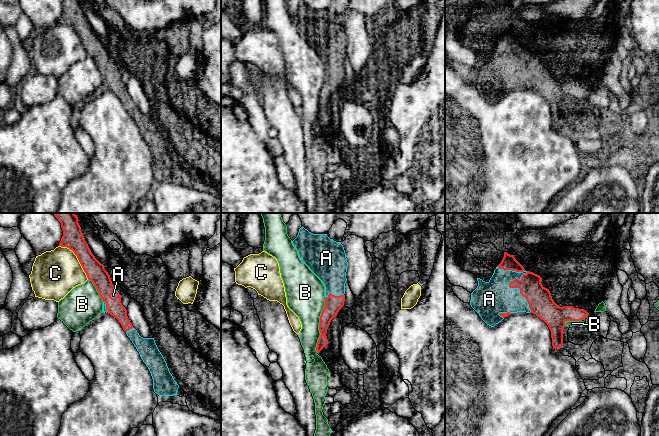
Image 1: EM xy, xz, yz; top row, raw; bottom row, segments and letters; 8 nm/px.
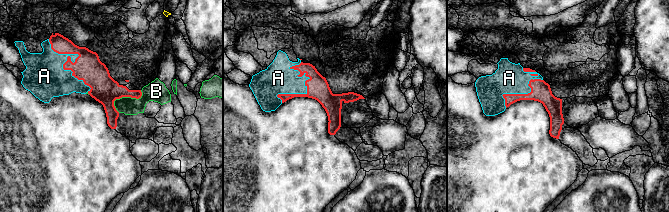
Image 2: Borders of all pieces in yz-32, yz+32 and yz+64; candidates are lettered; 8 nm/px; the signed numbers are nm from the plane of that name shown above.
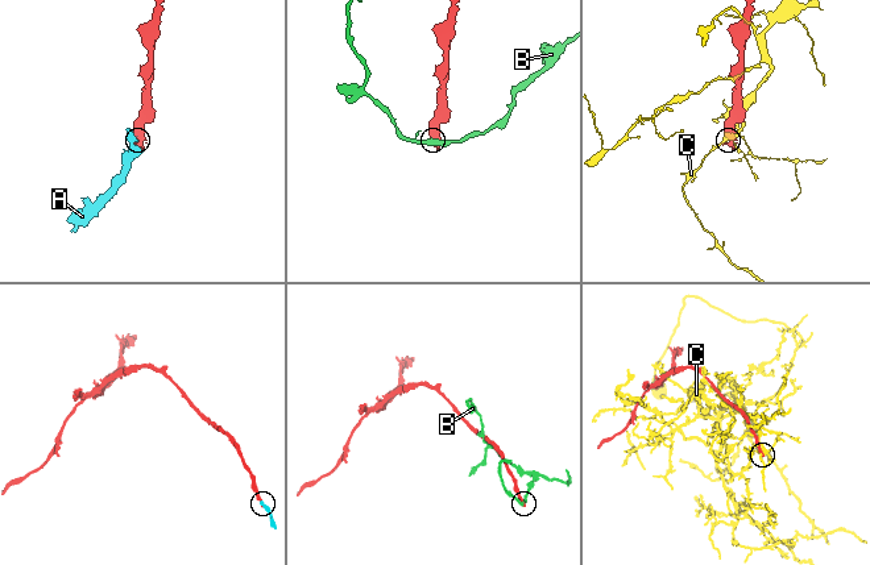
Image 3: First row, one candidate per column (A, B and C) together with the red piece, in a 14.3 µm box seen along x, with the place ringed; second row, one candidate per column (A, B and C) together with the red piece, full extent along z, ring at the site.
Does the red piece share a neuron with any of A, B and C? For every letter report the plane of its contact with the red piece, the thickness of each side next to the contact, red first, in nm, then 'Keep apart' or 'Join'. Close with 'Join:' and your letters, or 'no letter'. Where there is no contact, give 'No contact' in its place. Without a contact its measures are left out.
A: Touches red in yz. Thickness 190 nm (red) against 280 nm. Join
B: Touches red in xz. Thickness 140 nm (red) against 300 nm. Keep apart
C: Touches red in xy. Thickness 170 nm (red) against 380 nm. Keep apart
Join: A

